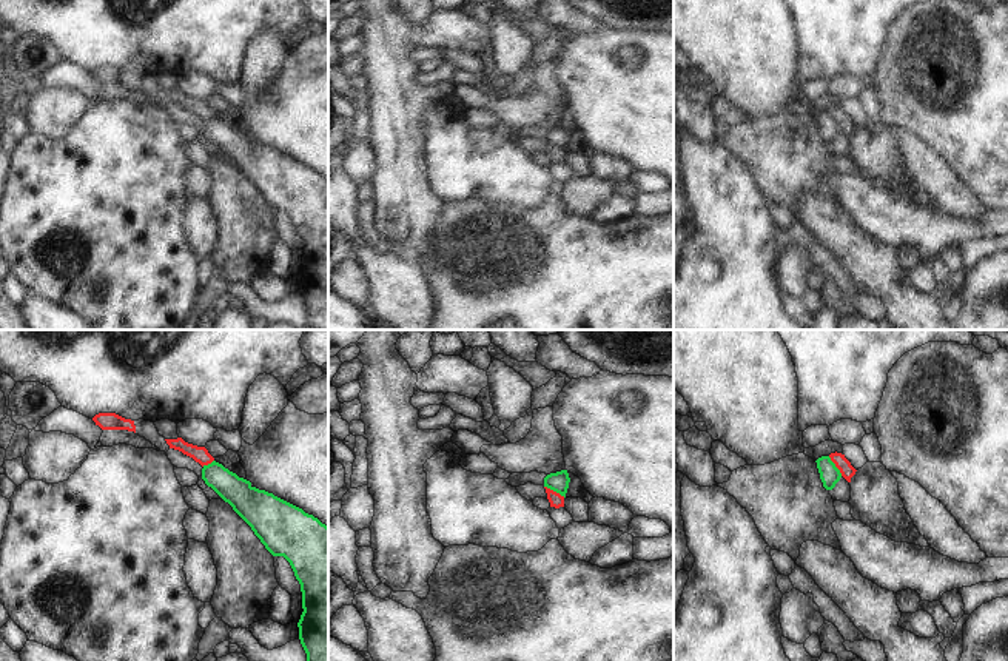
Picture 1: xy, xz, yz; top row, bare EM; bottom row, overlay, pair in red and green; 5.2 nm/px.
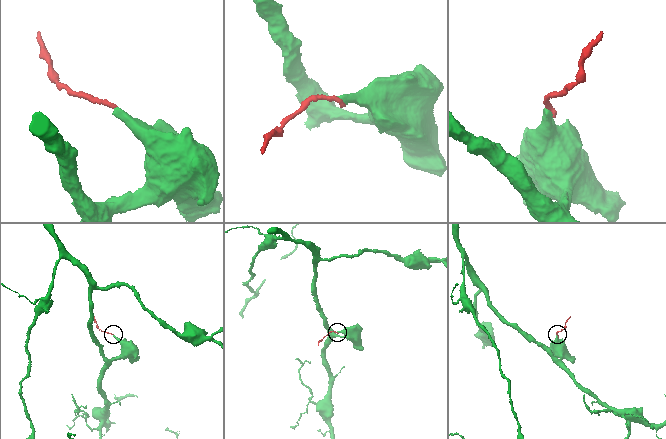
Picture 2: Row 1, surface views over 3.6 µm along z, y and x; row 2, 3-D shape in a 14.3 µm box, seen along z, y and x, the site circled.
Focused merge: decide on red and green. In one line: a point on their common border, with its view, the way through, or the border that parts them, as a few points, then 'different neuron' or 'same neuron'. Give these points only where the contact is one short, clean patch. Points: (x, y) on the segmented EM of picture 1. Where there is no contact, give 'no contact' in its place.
xz (555, 492) | along xz (544, 486), (564, 496) | different neuron

